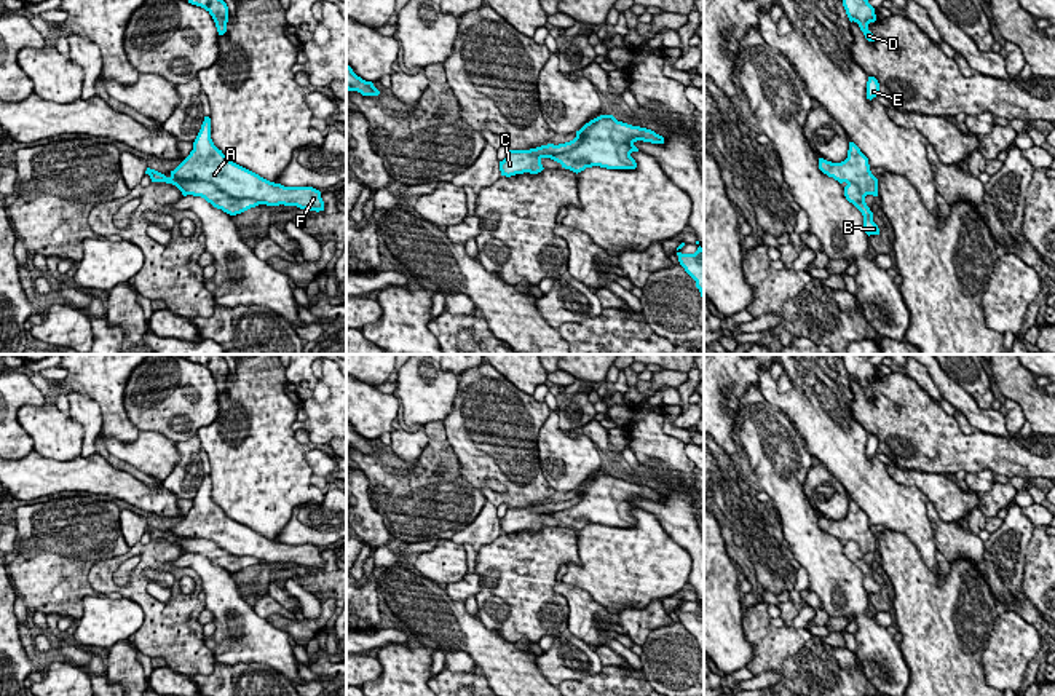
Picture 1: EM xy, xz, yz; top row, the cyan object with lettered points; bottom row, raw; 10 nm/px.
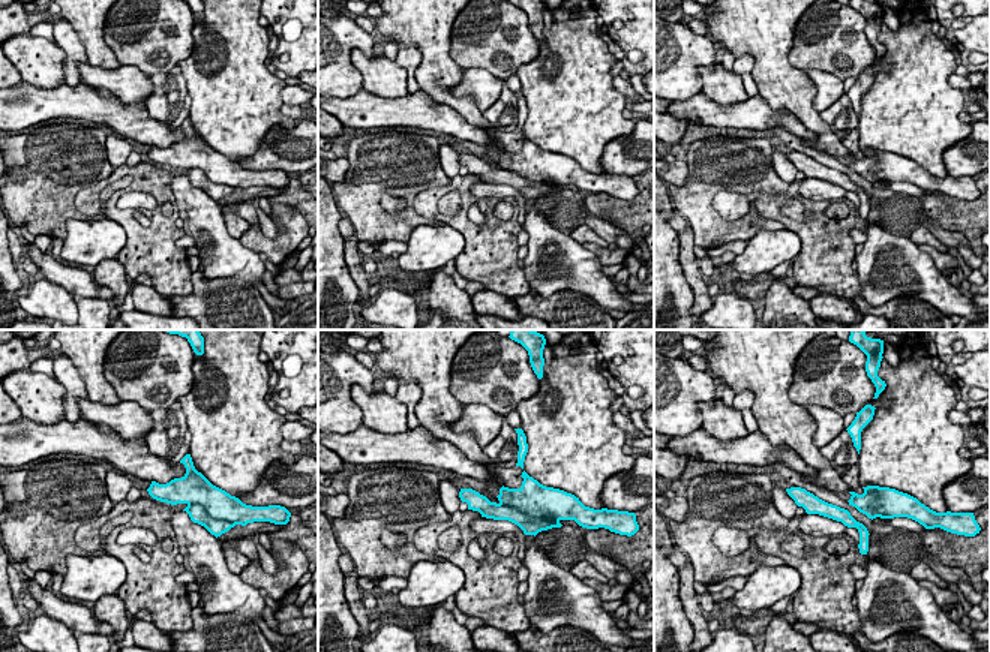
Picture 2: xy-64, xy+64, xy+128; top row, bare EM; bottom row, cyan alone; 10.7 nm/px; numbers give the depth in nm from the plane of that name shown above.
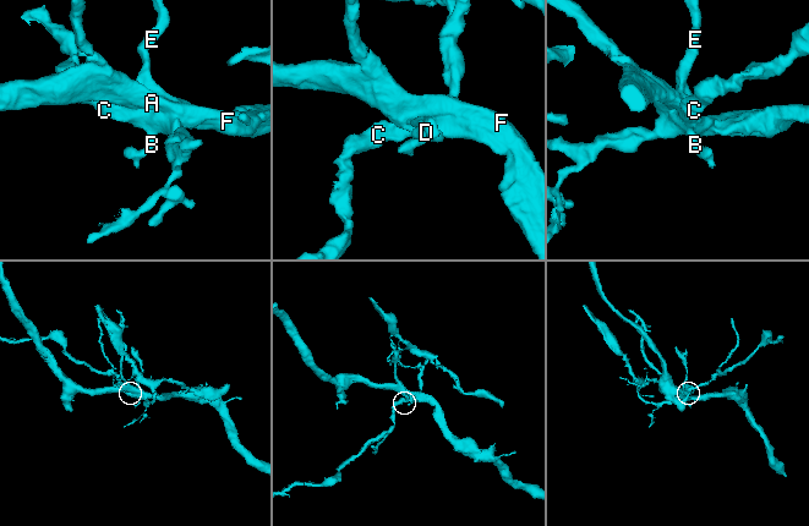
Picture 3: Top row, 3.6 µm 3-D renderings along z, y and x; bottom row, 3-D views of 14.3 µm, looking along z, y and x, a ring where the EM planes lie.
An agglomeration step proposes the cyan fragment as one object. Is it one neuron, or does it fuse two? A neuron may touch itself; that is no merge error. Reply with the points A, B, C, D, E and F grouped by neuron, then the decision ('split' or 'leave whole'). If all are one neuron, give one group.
groups A D E F / B C; split

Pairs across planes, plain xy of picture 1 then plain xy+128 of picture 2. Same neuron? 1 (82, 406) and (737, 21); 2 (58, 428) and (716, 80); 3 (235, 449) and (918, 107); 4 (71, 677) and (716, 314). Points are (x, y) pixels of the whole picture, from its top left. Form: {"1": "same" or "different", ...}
{"1": "different", "2": "same", "3": "same", "4": "same"}

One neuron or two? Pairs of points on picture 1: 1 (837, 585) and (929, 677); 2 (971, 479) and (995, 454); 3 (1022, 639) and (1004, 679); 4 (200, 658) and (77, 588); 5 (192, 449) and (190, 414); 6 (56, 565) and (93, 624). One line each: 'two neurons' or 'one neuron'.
1: two neurons
2: two neurons
3: one neuron
4: two neurons
5: two neurons
6: two neurons

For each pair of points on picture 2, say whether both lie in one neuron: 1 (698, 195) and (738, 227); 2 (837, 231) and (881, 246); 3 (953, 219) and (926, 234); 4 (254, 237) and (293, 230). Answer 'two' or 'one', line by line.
1: one
2: two
3: two
4: one

